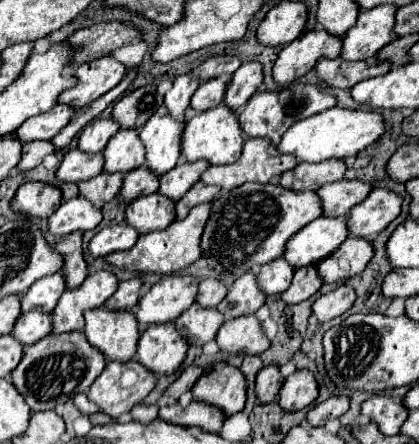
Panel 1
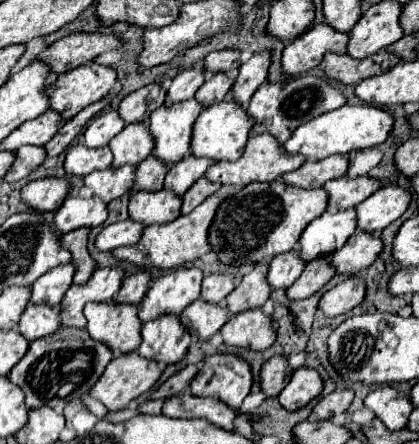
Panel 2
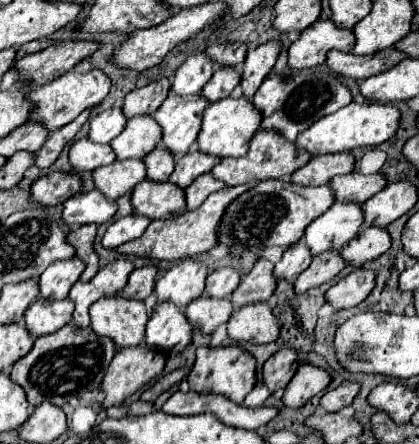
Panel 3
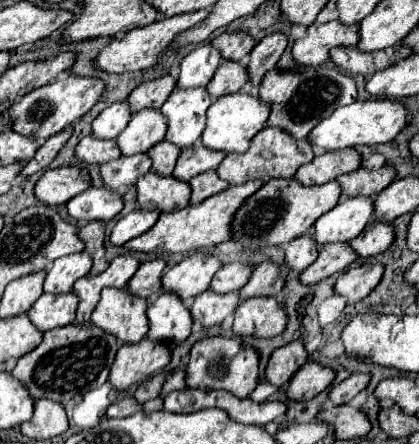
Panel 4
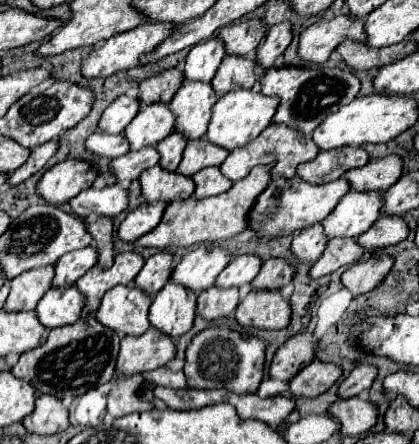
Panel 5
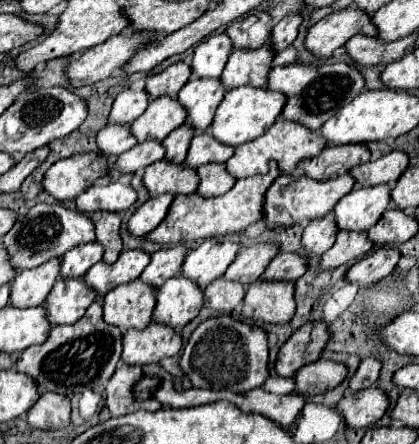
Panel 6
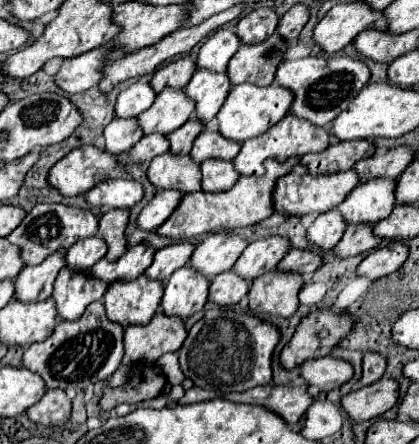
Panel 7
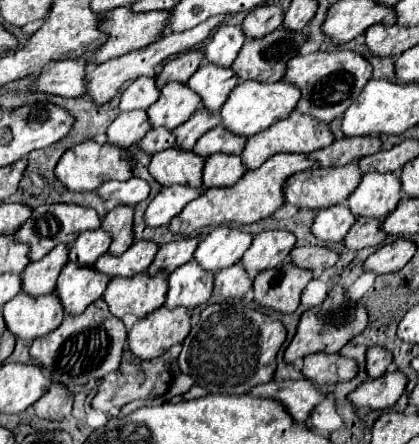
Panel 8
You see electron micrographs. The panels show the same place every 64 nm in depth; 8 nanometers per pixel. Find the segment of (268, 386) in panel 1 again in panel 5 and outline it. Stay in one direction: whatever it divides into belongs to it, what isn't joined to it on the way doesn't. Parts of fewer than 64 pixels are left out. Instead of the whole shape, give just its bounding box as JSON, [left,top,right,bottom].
[270,334,316,380]

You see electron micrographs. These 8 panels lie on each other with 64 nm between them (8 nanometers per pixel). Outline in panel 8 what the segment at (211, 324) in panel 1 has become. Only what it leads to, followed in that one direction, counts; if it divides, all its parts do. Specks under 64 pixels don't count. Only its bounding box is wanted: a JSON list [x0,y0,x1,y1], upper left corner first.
[214,264,252,300]

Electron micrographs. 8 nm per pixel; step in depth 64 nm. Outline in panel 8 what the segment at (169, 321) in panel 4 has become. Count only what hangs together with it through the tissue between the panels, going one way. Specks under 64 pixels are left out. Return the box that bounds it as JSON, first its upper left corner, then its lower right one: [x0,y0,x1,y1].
[166,262,214,310]

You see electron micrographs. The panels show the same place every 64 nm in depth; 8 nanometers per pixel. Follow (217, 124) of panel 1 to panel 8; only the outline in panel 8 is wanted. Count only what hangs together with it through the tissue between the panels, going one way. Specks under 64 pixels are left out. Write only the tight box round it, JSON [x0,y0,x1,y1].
[220,82,300,138]

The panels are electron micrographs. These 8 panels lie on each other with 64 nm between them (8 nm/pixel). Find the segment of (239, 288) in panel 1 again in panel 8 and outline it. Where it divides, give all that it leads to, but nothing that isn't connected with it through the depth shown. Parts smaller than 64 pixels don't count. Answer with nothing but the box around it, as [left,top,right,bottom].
[290,246,338,278]

